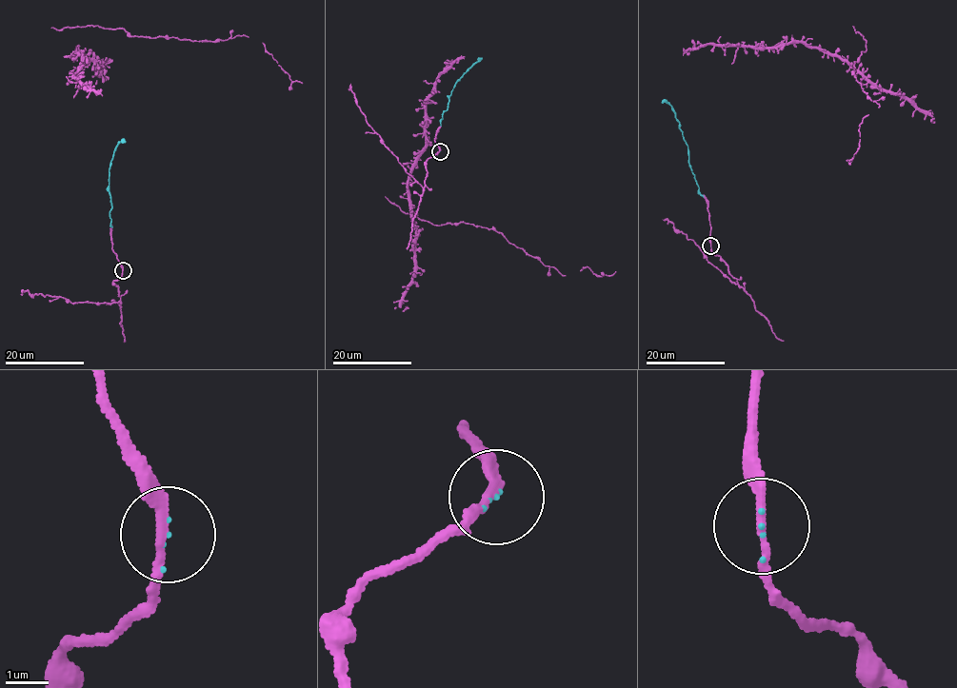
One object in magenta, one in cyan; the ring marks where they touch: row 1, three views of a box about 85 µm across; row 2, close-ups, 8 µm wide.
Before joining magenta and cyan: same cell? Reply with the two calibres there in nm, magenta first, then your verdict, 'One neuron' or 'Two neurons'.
Thickness 170 nm (magenta) against 40 nm. One neuron

